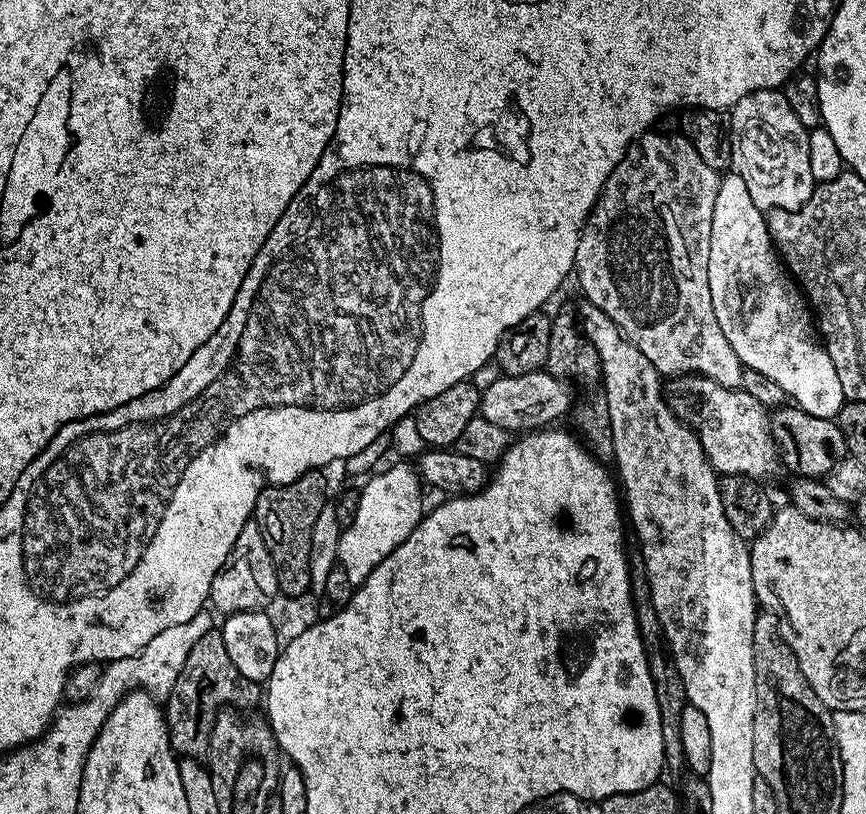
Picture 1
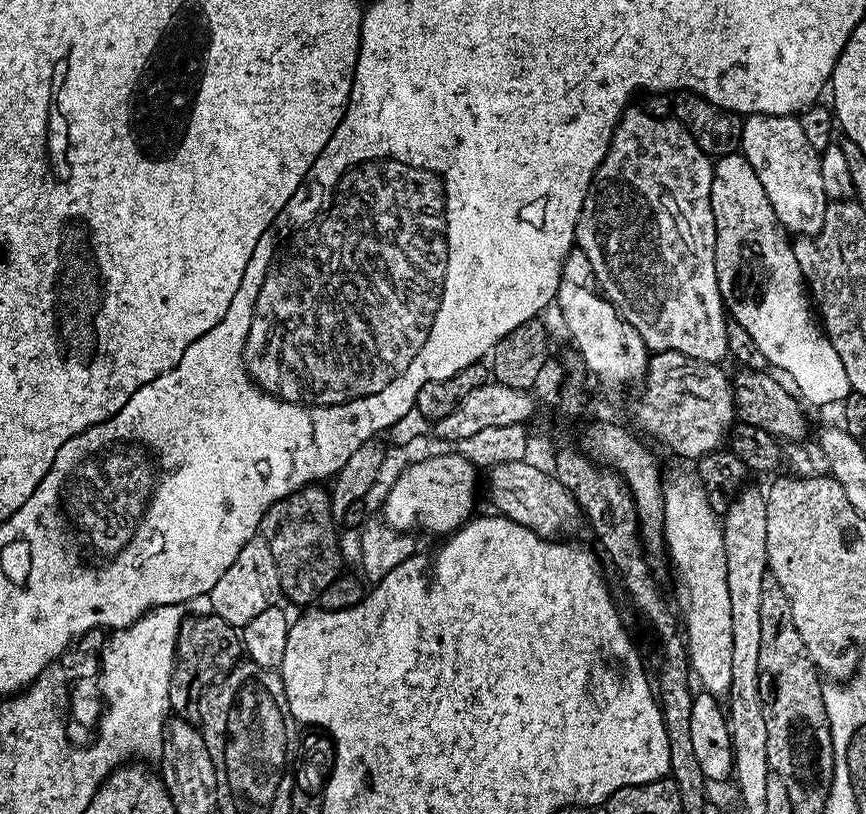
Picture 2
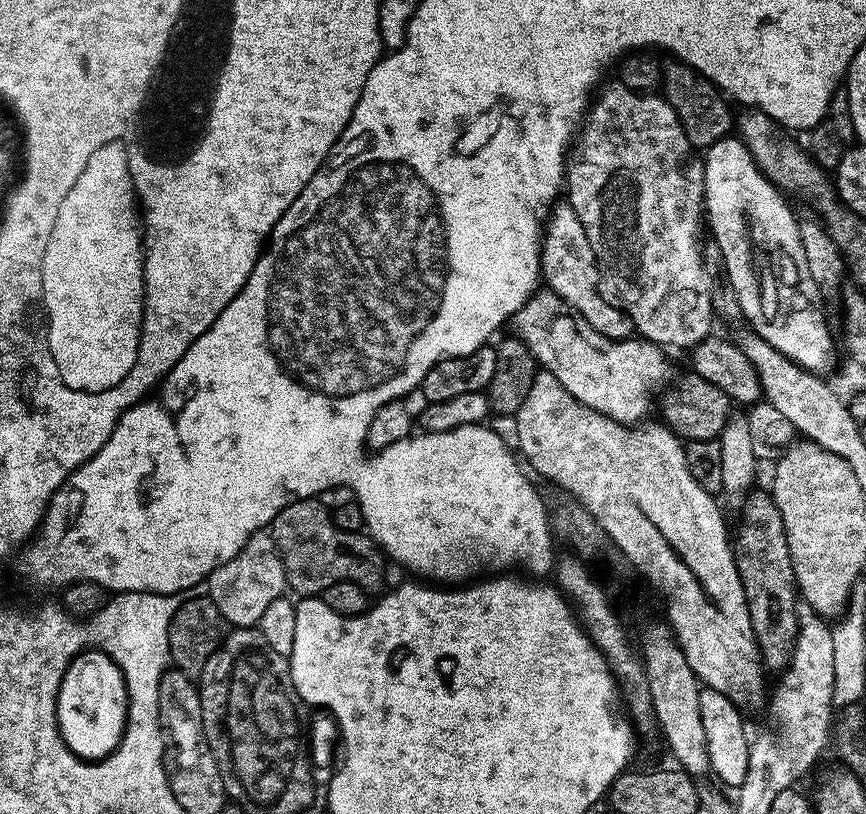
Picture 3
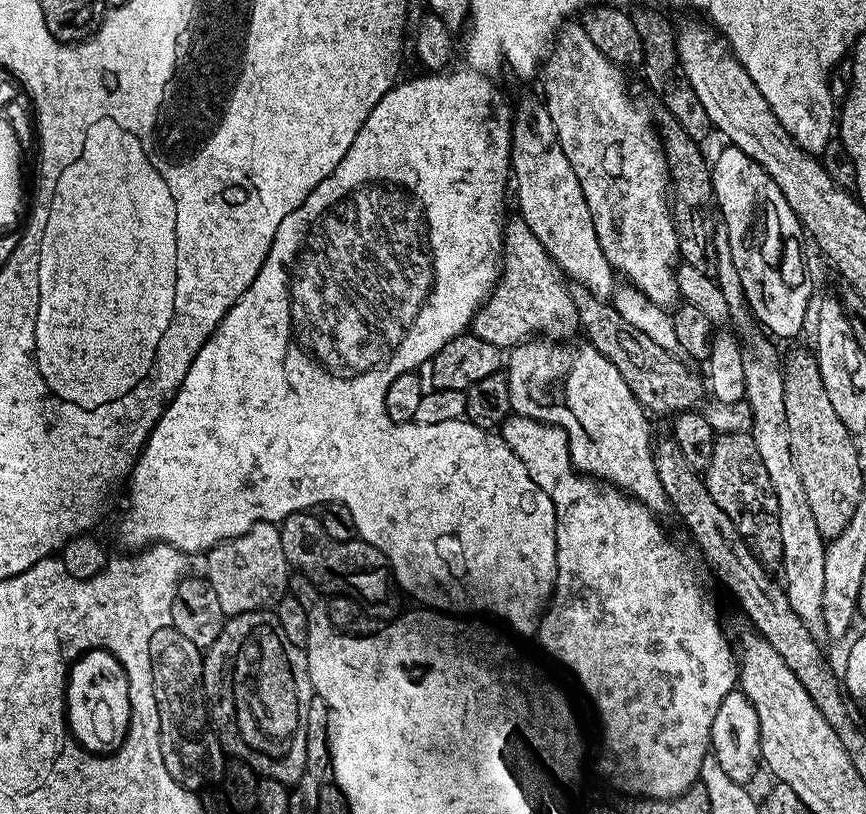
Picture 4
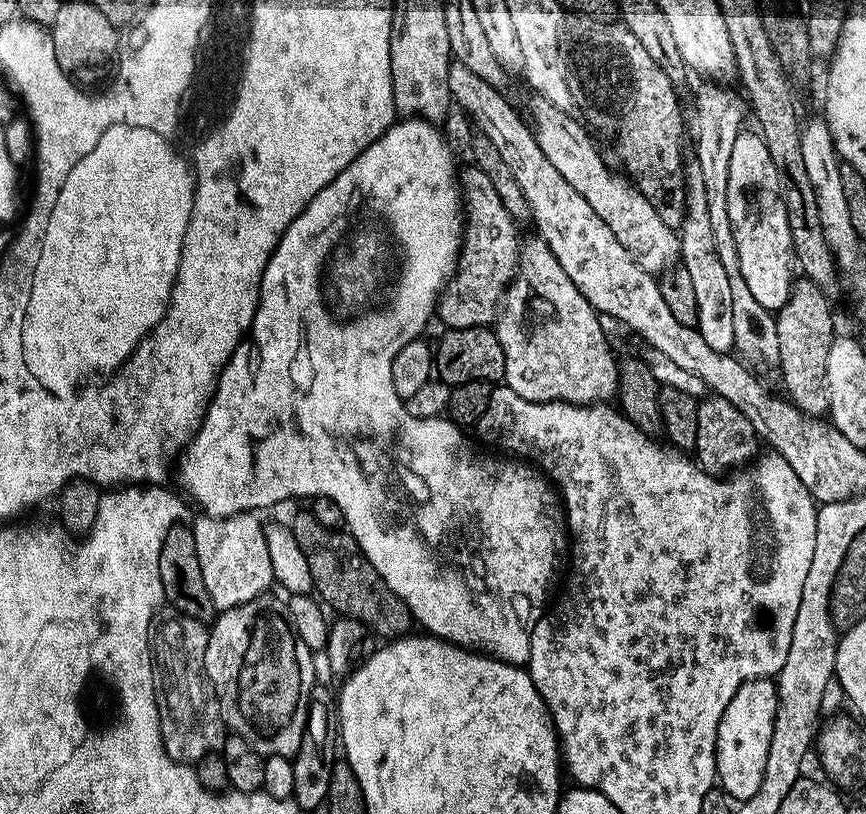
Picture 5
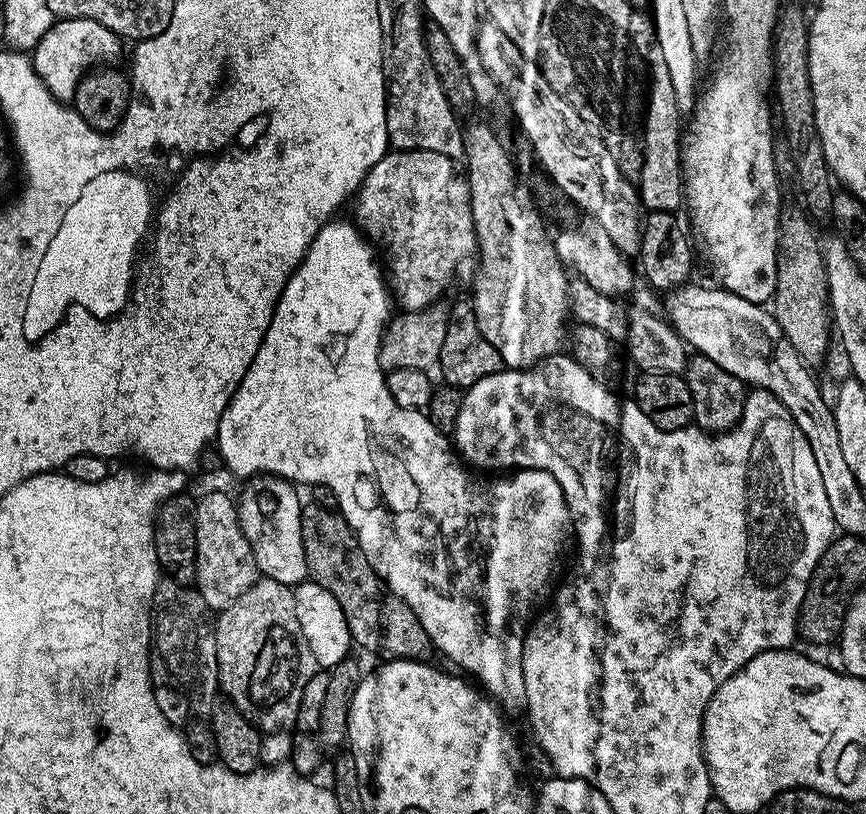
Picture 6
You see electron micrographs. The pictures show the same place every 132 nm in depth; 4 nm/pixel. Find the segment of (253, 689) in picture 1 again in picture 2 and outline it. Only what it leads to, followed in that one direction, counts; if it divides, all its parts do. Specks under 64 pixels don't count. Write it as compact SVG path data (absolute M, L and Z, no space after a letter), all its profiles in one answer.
M196 614L185 619L176 643L176 663L172 665L170 674L168 706L171 715L189 722L199 721L200 699L204 691L239 664L241 659L242 636L233 624L215 614Z

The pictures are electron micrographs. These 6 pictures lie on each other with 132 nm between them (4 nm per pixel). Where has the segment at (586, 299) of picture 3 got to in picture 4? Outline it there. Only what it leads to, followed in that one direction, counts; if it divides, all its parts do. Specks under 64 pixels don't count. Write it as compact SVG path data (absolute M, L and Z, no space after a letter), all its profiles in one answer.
M528 96L520 105L515 105L510 172L514 177L516 204L520 207L518 216L530 226L530 234L542 242L569 281L586 286L595 296L611 297L614 291L612 263L606 254L602 254L602 246L598 246L598 234L594 234L586 194L582 194L578 174L574 174L570 158L562 151L562 142L558 142L554 118L550 118L548 108L537 97L535 100Z

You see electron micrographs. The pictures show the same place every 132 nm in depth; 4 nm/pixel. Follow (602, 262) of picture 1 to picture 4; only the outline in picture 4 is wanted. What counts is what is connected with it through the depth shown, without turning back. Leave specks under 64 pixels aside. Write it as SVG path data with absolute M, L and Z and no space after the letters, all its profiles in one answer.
M579 23L571 24L555 37L554 47L543 61L542 103L548 108L550 118L554 118L558 142L562 142L562 151L566 153L566 158L570 158L574 174L578 174L578 186L582 186L582 194L586 194L586 206L590 206L590 218L594 222L594 234L598 234L598 246L602 246L602 254L606 254L619 275L621 272L622 275L629 276L627 279L630 284L640 290L650 302L661 306L672 303L675 305L680 296L676 285L680 237L672 222L670 181L664 163L661 137L650 116L636 108L635 102L628 97L628 88L624 85L625 73L617 65L611 64L602 50L594 46L594 42L590 42Z

